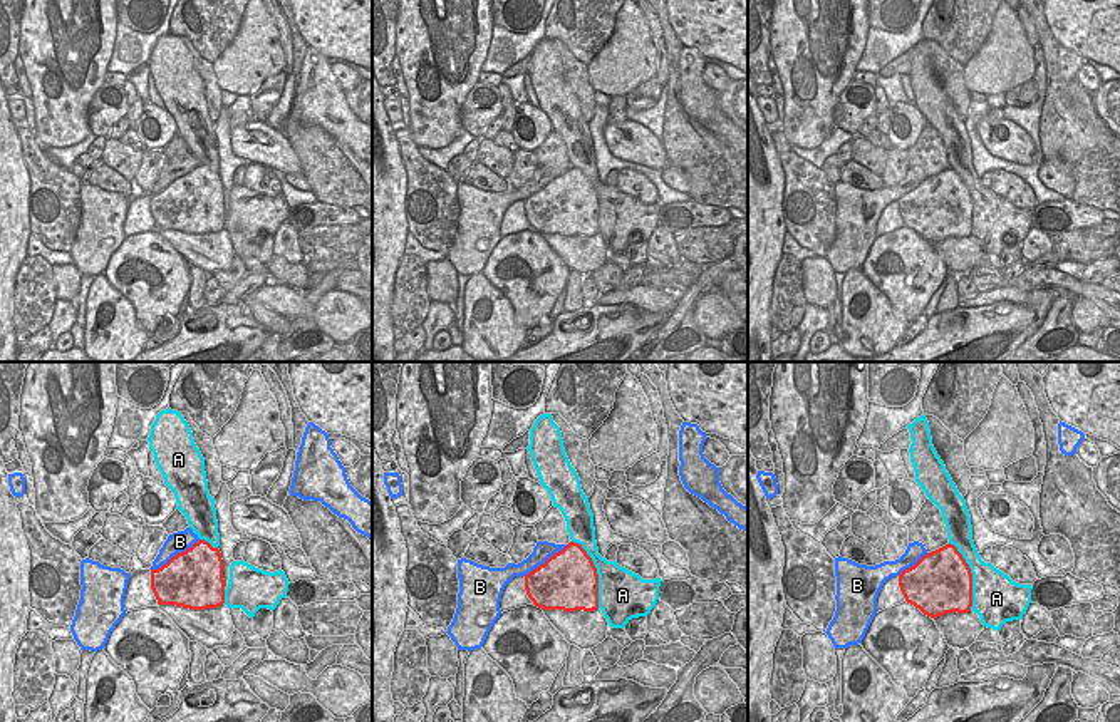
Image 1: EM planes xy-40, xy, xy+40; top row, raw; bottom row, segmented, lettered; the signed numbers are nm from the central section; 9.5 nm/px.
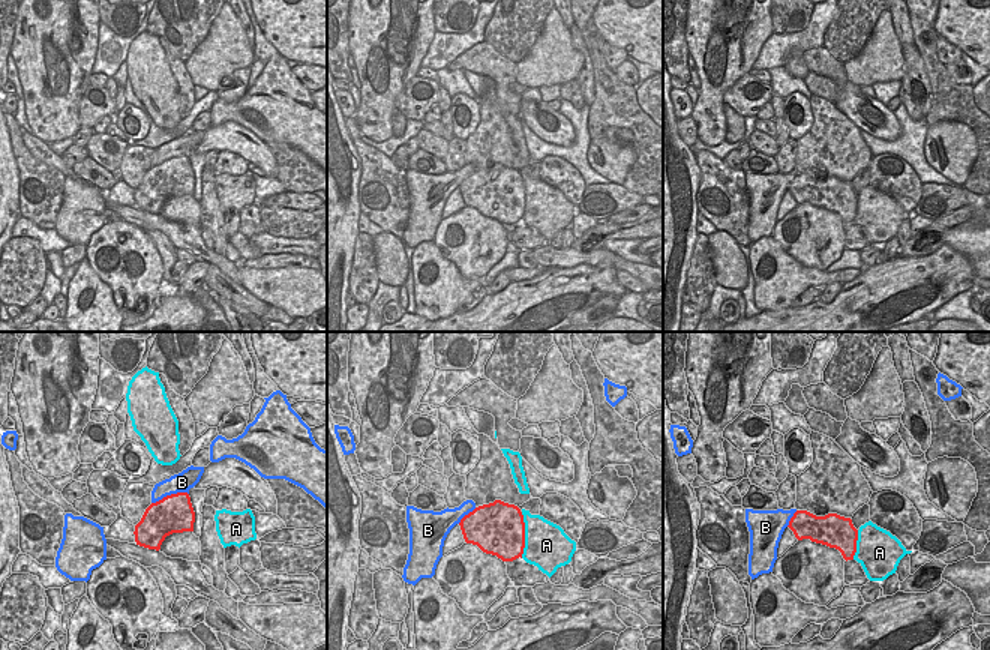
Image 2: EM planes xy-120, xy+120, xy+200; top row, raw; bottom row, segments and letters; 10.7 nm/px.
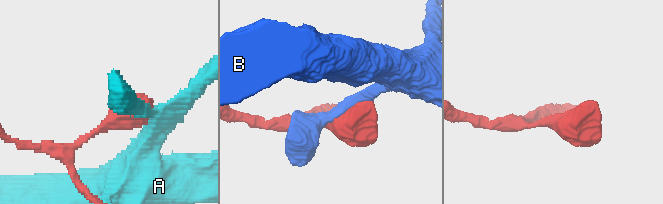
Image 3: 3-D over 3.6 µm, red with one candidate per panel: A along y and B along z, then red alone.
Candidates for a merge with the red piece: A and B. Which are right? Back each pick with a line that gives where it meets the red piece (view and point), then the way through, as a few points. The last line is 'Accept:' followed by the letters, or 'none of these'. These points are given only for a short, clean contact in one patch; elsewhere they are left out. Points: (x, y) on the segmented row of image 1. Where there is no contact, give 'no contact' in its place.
Accept: none of these

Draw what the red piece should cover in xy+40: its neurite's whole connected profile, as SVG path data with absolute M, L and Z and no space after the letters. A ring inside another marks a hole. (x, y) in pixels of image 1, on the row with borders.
M954 544L924 554L899 575L907 603L931 618L967 613L972 606L972 573Z

